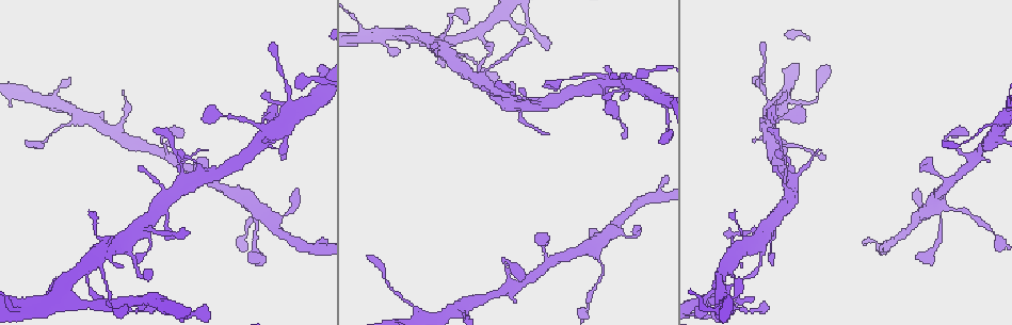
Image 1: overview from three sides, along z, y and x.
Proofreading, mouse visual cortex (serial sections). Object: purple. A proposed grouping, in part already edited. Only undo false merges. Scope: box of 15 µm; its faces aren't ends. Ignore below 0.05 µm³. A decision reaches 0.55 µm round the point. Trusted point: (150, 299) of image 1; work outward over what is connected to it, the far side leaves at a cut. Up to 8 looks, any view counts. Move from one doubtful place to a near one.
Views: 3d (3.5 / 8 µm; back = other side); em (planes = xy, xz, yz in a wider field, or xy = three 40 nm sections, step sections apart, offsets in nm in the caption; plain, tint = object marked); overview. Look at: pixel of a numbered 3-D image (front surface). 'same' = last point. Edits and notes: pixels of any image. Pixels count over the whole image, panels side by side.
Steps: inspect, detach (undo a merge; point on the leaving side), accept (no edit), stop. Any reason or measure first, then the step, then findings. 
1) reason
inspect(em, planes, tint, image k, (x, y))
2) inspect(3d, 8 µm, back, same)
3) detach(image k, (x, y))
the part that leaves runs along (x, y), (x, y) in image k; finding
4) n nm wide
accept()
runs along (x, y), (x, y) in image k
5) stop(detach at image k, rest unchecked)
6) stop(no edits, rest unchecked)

abrupt turn
inspect(3d, 3.5 µm, image 1, (448, 41))

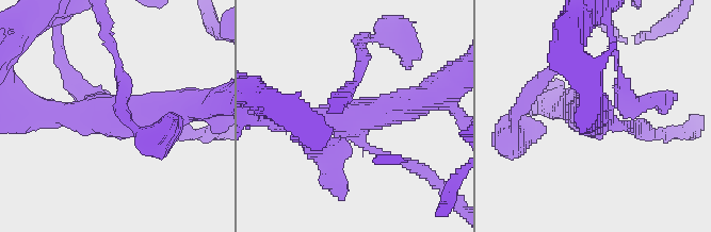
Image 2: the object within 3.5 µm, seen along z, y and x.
shape alone is not enough
inspect(em, planes, tint, image 2, (361, 130))

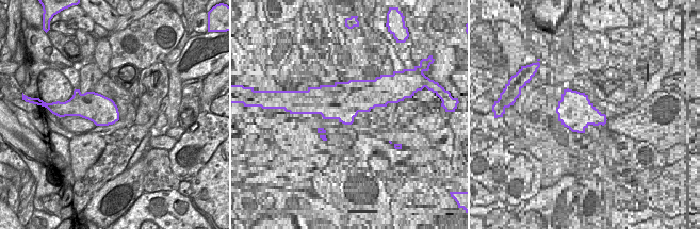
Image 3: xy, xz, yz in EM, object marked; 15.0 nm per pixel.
accept()
runs along (418, 101), (350, 120), (274, 117) in image 2; one cell here

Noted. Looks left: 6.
abrupt turn
inspect(3d, 3.5 µm, image 1, (69, 296))

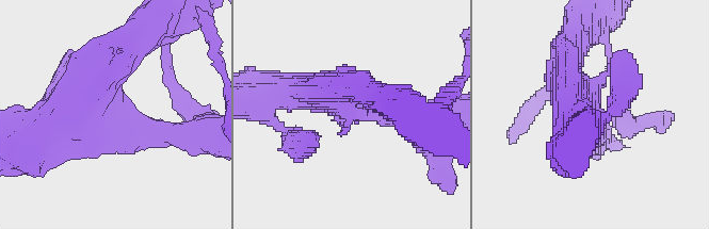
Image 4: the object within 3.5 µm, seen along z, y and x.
shape alone is not enough
inspect(em, planes, tint, image 4, (351, 113))

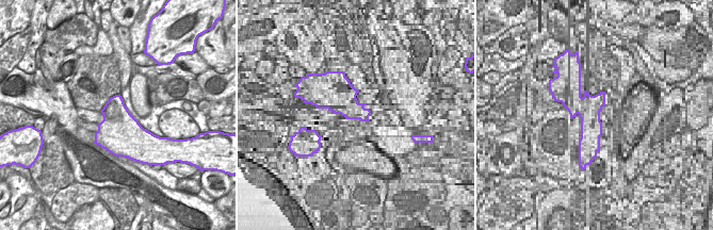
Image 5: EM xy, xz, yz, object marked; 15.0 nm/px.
600 nm wide
accept()
runs along (177, 132), (144, 132), (98, 96), (117, 53) in image 4; all the same cell

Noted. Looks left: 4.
thick turns thin
inspect(3d, 3.5 µm, image 1, (446, 52))

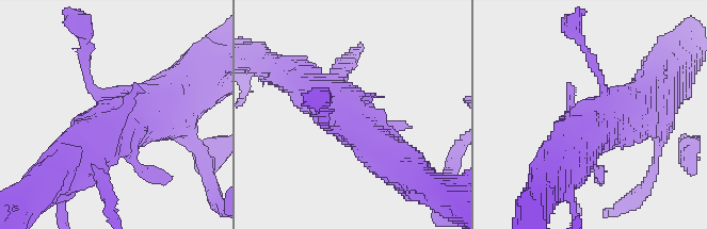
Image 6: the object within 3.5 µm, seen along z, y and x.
inspect(em, xy, step 1, tint, image 6, (593, 125))

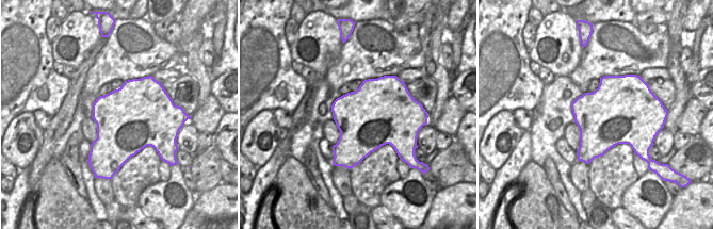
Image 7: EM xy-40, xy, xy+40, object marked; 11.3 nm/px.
accept()
runs along (302, 83), (351, 118), (403, 167) in image 6; all the same cell

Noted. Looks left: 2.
stop(no edits, rest unchecked)

